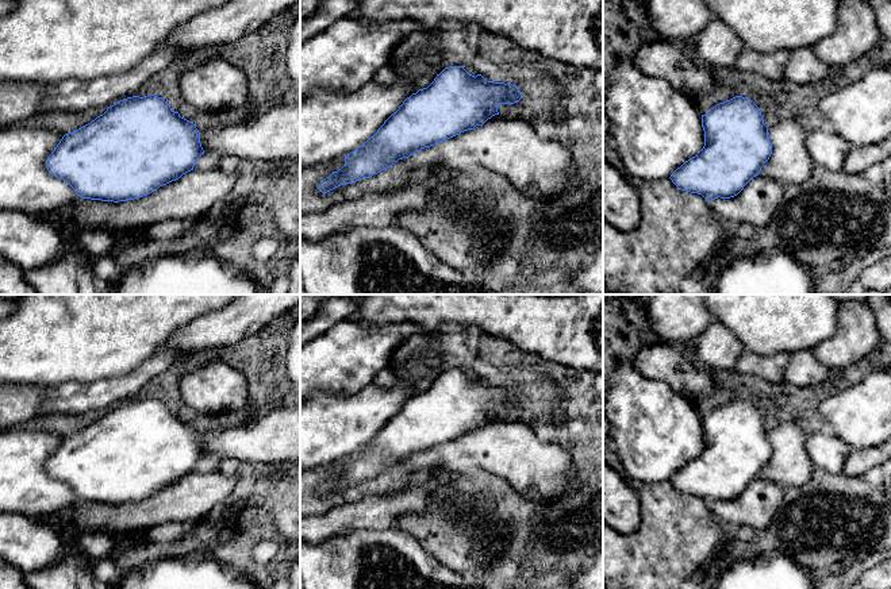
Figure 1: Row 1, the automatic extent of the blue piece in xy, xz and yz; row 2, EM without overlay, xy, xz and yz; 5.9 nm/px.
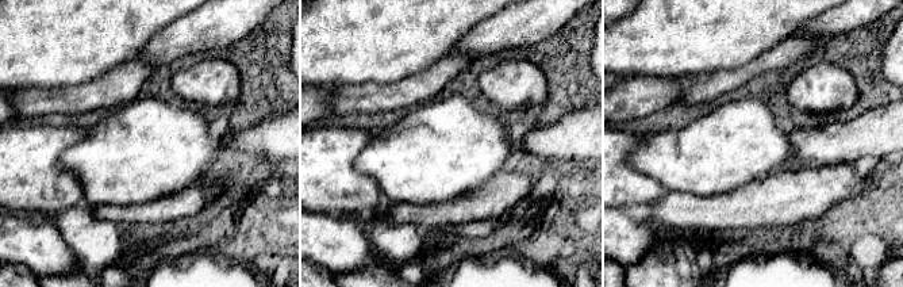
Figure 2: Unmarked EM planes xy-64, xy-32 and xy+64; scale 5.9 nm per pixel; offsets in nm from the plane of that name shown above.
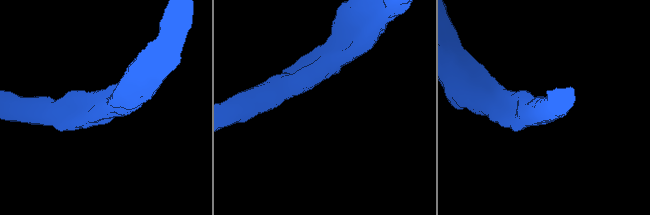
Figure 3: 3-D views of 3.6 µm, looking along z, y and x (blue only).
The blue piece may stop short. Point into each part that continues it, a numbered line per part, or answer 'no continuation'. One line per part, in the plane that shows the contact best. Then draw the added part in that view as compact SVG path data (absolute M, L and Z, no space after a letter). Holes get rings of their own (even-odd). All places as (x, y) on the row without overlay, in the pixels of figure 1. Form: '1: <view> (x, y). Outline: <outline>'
no continuation

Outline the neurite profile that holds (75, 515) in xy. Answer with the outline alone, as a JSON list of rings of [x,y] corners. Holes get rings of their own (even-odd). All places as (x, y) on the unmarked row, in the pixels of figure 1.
[[[218,470],[193,471],[178,482],[160,489],[147,498],[126,504],[101,504],[76,498],[68,511],[53,521],[80,530],[101,531],[123,536],[145,534],[165,523],[196,524],[216,515],[224,507],[238,482]]]

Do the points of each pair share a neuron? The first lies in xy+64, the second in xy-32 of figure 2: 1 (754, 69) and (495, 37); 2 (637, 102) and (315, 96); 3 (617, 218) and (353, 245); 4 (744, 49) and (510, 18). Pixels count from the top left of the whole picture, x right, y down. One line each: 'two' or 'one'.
1: two
2: one
3: one
4: two

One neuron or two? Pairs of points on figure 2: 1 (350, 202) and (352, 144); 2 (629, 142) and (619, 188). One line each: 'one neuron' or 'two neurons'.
1: one neuron
2: one neuron

